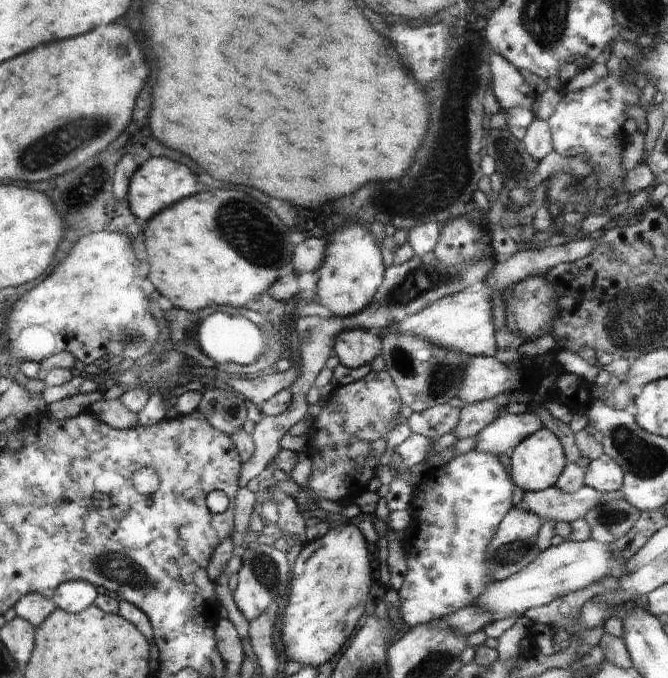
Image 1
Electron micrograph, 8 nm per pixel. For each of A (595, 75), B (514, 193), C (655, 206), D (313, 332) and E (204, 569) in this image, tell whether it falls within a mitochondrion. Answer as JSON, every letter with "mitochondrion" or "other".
{"A":"other","B":"mitochondrion","C":"other","D":"mitochondrion","E":"other"}

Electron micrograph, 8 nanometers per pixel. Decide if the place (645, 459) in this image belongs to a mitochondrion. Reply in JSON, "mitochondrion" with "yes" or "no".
{"mitochondrion":"yes"}

